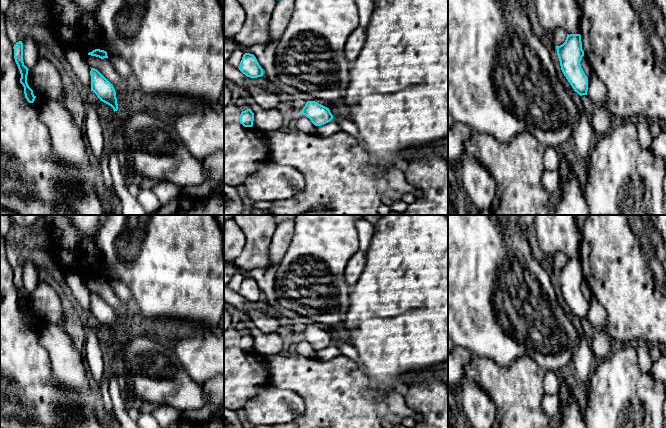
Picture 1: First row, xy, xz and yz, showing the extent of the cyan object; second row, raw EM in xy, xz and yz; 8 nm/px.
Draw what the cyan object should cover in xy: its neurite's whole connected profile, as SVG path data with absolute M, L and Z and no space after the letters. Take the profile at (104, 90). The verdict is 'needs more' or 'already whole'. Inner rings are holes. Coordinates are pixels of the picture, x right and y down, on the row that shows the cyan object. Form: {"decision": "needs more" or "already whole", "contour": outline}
{"decision": "already whole", "contour": "M91 68L91 91L93 91L100 101L118 110L116 92L113 85L95 68Z"}

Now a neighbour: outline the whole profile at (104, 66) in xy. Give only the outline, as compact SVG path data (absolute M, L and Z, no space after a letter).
M87 55L87 62L91 68L97 69L114 87L116 92L117 104L120 110L125 110L125 104L128 98L128 86L124 78L122 78L109 58L101 59L96 56Z

